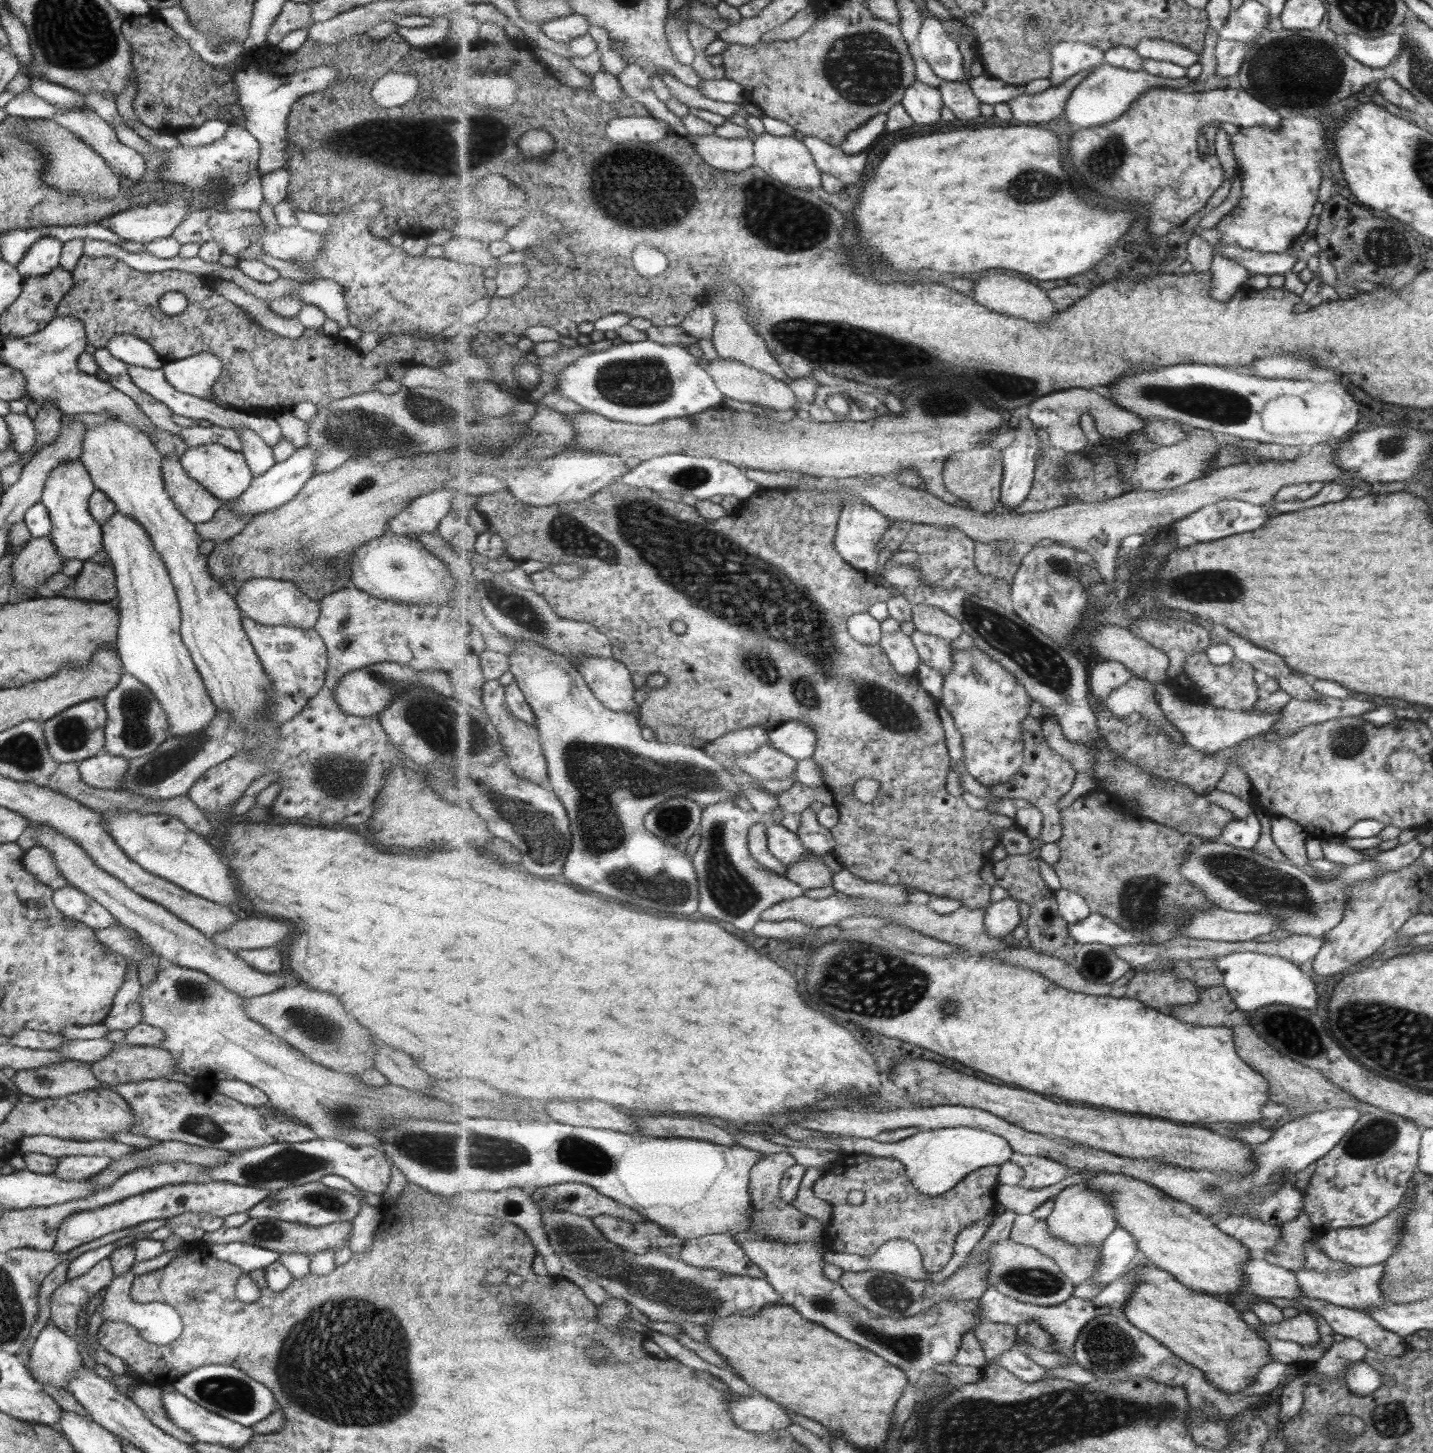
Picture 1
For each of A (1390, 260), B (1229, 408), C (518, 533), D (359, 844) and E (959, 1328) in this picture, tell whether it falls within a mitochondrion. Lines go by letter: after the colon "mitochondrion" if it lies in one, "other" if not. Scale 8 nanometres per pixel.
A: mitochondrion
B: mitochondrion
C: other
D: other
E: other

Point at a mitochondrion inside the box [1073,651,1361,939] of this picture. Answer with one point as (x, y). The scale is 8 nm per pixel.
(1272, 887)

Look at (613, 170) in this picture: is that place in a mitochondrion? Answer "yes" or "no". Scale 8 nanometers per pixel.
yes

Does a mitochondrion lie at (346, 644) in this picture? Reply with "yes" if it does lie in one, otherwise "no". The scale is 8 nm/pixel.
no

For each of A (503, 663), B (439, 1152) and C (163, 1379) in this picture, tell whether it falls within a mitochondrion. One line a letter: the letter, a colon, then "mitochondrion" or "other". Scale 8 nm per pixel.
A: other
B: mitochondrion
C: other

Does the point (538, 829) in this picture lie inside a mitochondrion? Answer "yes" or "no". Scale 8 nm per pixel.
yes

